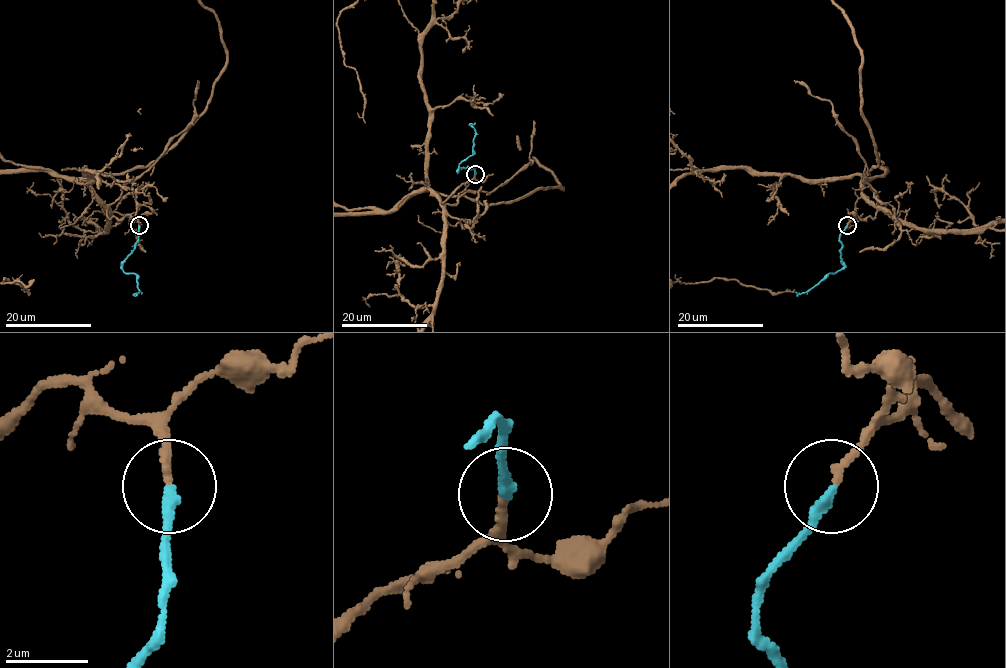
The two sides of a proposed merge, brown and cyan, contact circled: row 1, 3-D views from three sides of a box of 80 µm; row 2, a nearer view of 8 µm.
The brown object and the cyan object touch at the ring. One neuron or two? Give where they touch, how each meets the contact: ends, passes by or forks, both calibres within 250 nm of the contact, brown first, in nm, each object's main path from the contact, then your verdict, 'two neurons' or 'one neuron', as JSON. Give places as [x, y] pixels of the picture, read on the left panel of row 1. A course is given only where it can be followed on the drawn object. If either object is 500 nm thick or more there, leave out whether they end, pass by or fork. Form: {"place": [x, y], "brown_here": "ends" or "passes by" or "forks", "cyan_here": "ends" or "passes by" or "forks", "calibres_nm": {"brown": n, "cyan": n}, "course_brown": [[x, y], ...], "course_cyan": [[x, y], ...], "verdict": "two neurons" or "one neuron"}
{"place": [139, 225], "brown_here": "ends", "cyan_here": "ends", "calibres_nm": {"brown": 200, "cyan": 280}, "course_brown": [[139, 224], [109, 218], [91, 177], [156, 161], [205, 110], [226, 49]], "course_cyan": [[139, 225], [138, 241], [122, 267], [125, 272], [136, 276], [139, 292], [135, 296]], "verdict": "one neuron"}

